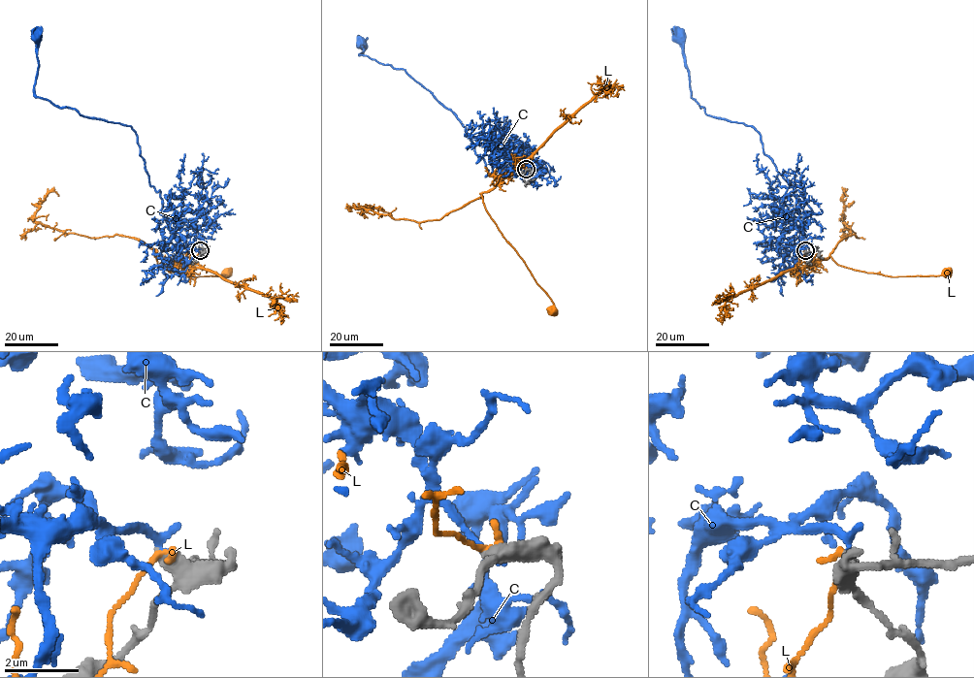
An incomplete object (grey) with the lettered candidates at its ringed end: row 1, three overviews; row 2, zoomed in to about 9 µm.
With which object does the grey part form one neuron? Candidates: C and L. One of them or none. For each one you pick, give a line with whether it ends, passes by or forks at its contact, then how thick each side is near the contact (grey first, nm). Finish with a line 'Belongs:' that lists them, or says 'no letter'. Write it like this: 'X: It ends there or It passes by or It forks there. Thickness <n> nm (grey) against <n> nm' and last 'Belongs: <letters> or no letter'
C: It ends there. Thickness 320 nm (grey) against 240 nm
Belongs: C

